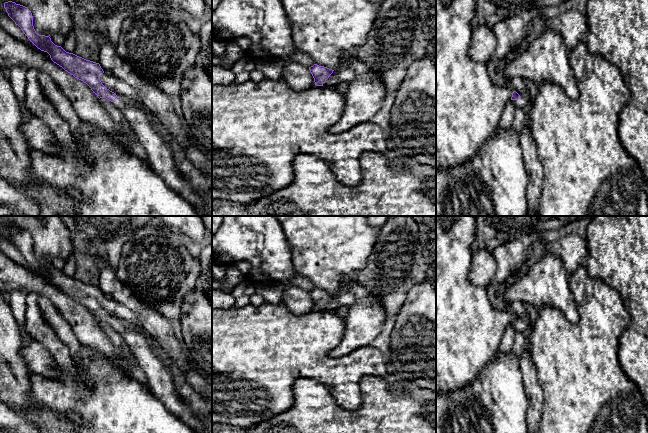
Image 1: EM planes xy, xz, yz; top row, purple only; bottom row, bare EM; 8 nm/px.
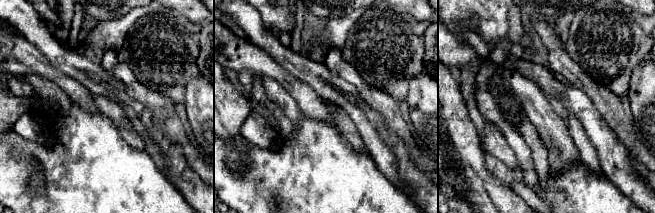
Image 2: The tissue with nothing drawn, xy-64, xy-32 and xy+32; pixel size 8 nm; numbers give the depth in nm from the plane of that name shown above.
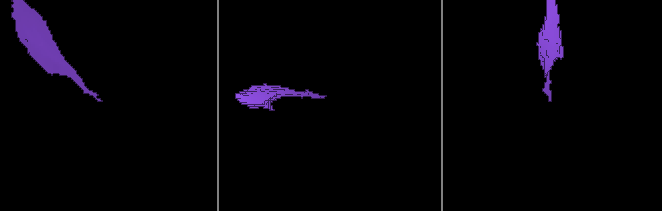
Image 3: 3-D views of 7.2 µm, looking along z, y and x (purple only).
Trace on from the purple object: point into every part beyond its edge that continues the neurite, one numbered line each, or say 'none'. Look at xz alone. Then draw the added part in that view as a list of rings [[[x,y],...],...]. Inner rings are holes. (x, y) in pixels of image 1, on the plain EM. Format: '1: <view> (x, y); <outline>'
1: xz (343, 297); [[[342,289],[333,295],[329,302],[323,307],[323,310],[335,310],[336,308],[343,306],[349,308],[355,302],[356,299],[354,295],[346,289]]]

